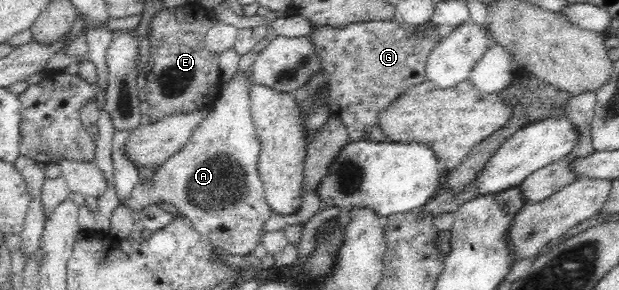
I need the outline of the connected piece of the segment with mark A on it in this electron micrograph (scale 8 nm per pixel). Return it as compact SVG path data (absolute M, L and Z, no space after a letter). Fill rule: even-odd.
M237 71L228 81L222 83L219 96L213 106L208 110L205 120L197 124L187 144L171 155L157 172L137 183L133 188L131 196L120 202L129 211L137 211L149 205L156 205L155 202L168 202L177 208L178 212L187 217L195 230L211 243L211 245L225 251L233 256L249 255L262 243L264 237L263 224L272 215L272 208L266 201L263 181L259 176L259 152L260 142L257 138L257 129L251 116L251 99L249 99L249 88L253 86L254 80L245 71Z

